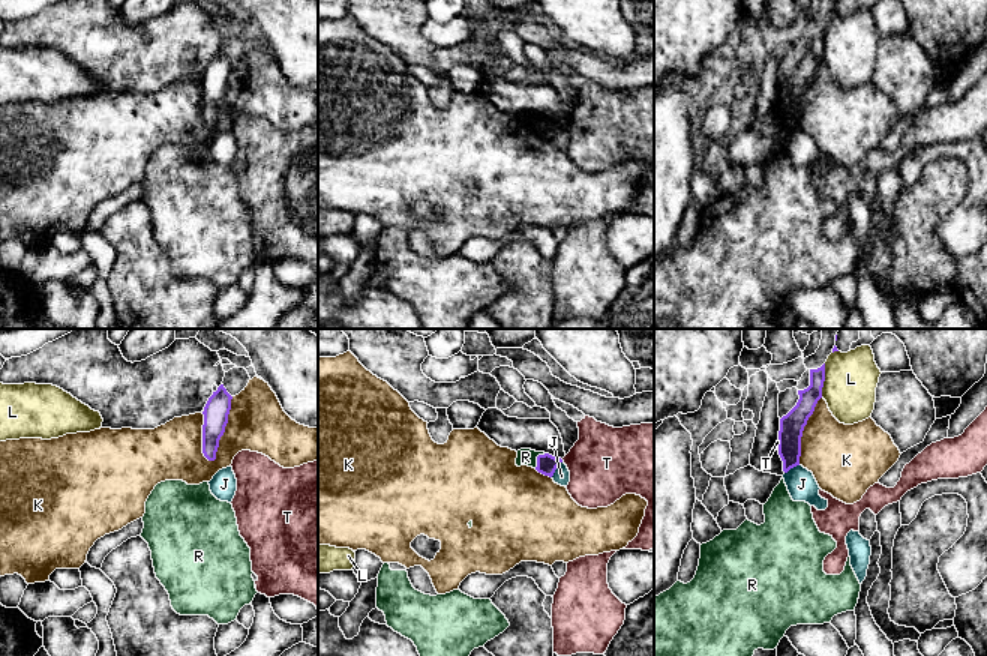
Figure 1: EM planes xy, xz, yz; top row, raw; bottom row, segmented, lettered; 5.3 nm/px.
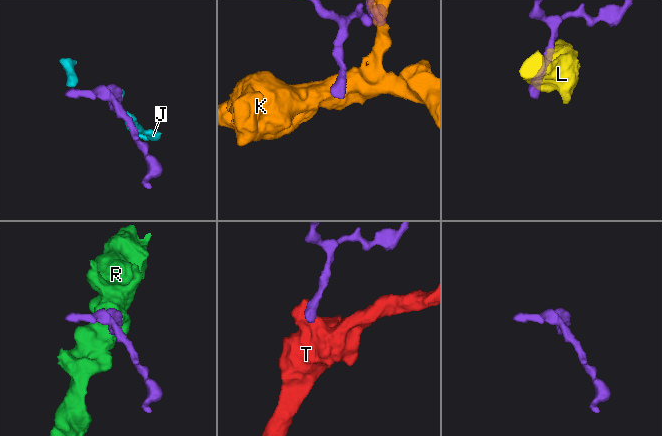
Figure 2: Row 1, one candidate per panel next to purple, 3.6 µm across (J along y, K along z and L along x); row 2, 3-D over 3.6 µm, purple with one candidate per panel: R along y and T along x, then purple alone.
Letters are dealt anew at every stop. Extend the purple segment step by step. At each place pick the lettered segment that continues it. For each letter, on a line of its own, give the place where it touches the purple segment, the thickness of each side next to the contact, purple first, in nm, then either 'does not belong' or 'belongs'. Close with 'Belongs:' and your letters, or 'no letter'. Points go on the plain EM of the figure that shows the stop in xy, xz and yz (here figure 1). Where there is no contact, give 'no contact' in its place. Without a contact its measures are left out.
J: contact xz (555, 132); calibres 110 and 90 nm; does not belong
K: contact xy (224, 95); calibres 140 and 320 nm; does not belong
L: contact yz (824, 44); calibres 110 and 280 nm; does not belong
R: contact xz (537, 122); calibres 110 and 100 nm; does not belong
T: contact yz (779, 110); calibres 130 and 20 nm; does not belong
Belongs: no letter

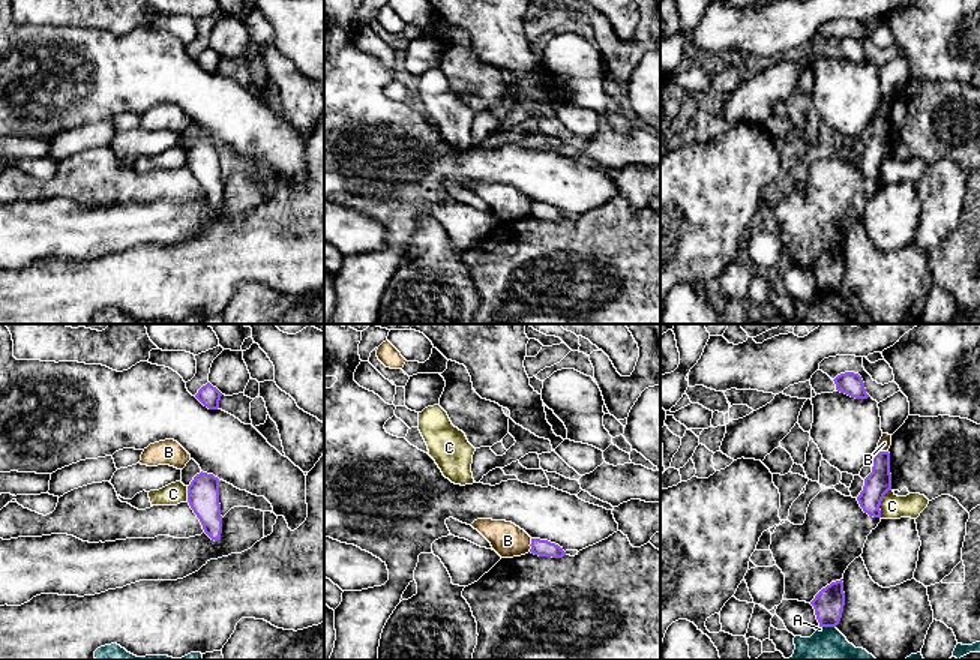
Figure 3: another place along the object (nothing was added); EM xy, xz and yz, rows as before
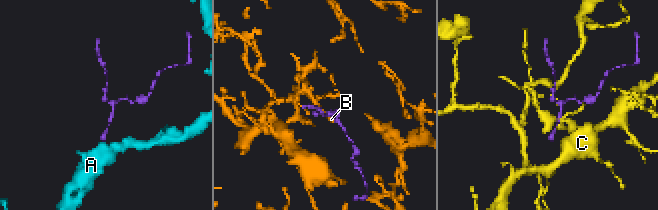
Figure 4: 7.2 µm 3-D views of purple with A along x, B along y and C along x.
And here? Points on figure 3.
A: contact yz (827, 290); calibres 160 and 300 nm; does not belong
B: contact xz (530, 209); calibres 90 and 180 nm; does not belong
C: contact yz (880, 167); calibres 140 and 130 nm; does not belong
Belongs: no letter

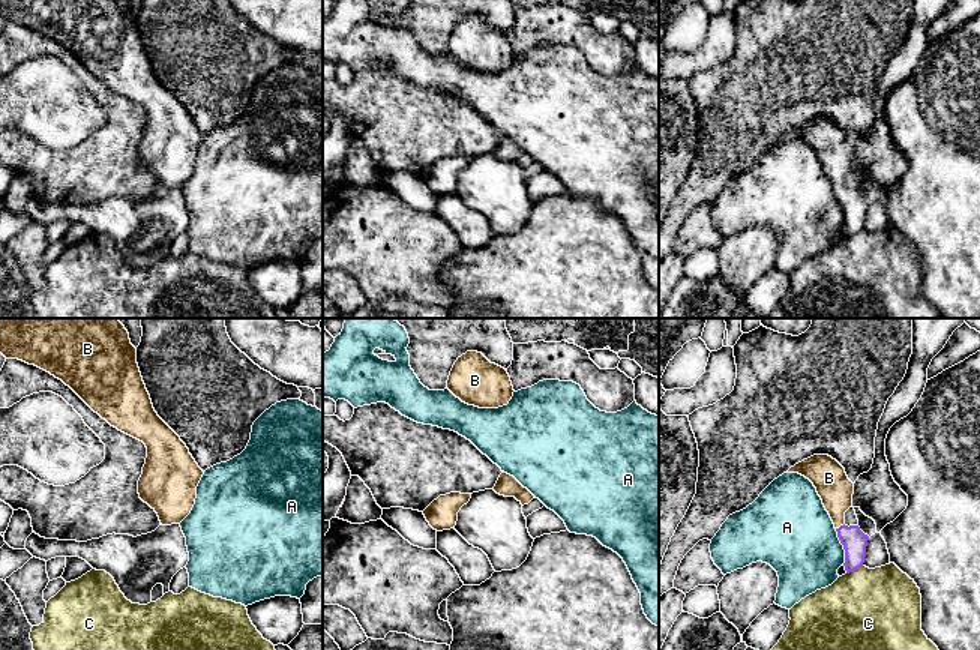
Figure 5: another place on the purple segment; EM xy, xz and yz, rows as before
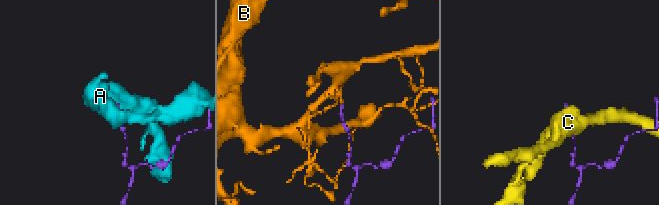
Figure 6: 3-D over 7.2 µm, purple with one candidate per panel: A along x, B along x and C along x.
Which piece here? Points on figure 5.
A: contact yz (844, 210); calibres 140 and 400 nm; does not belong
B: contact yz (841, 189); calibres 140 and 180 nm; belongs
C: contact yz (854, 233); calibres 140 and 480 nm; does not belong
Belongs: B

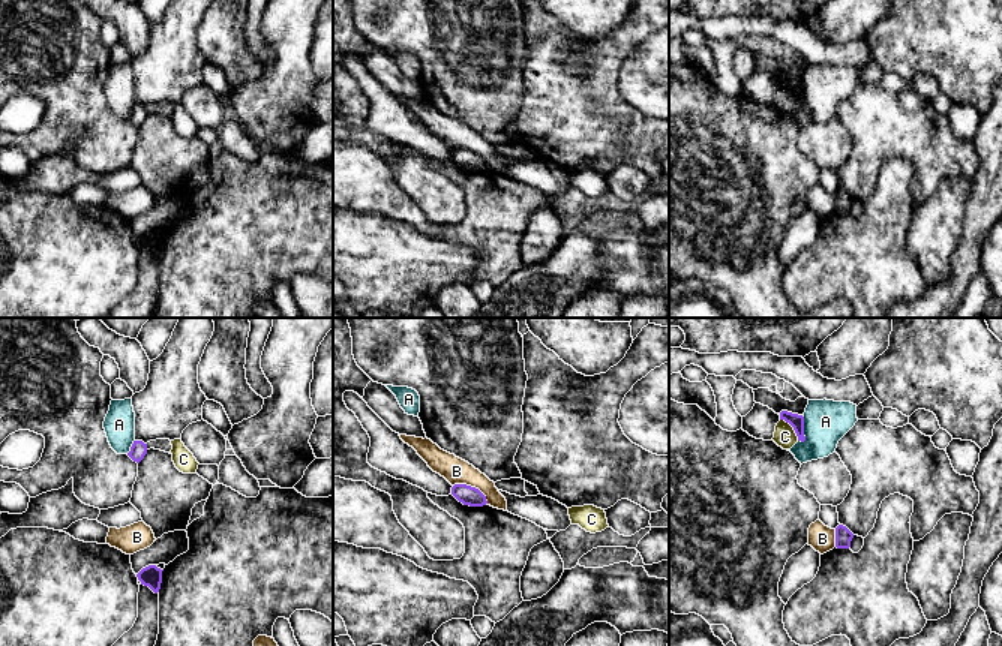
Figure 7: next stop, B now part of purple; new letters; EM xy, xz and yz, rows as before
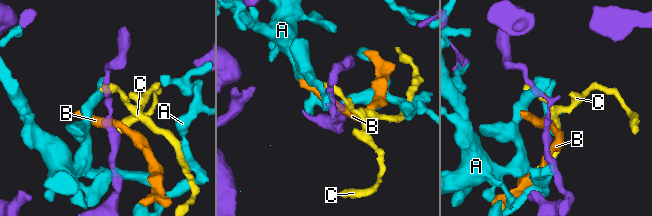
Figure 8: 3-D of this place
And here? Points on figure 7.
A: contact yz (803, 95); calibres 80 and 240 nm; does not belong
B: contact xz (473, 152); calibres 100 and 140 nm; does not belong
C: contact yz (792, 90); calibres 80 and 120 nm; does not belong
Belongs: no letter

